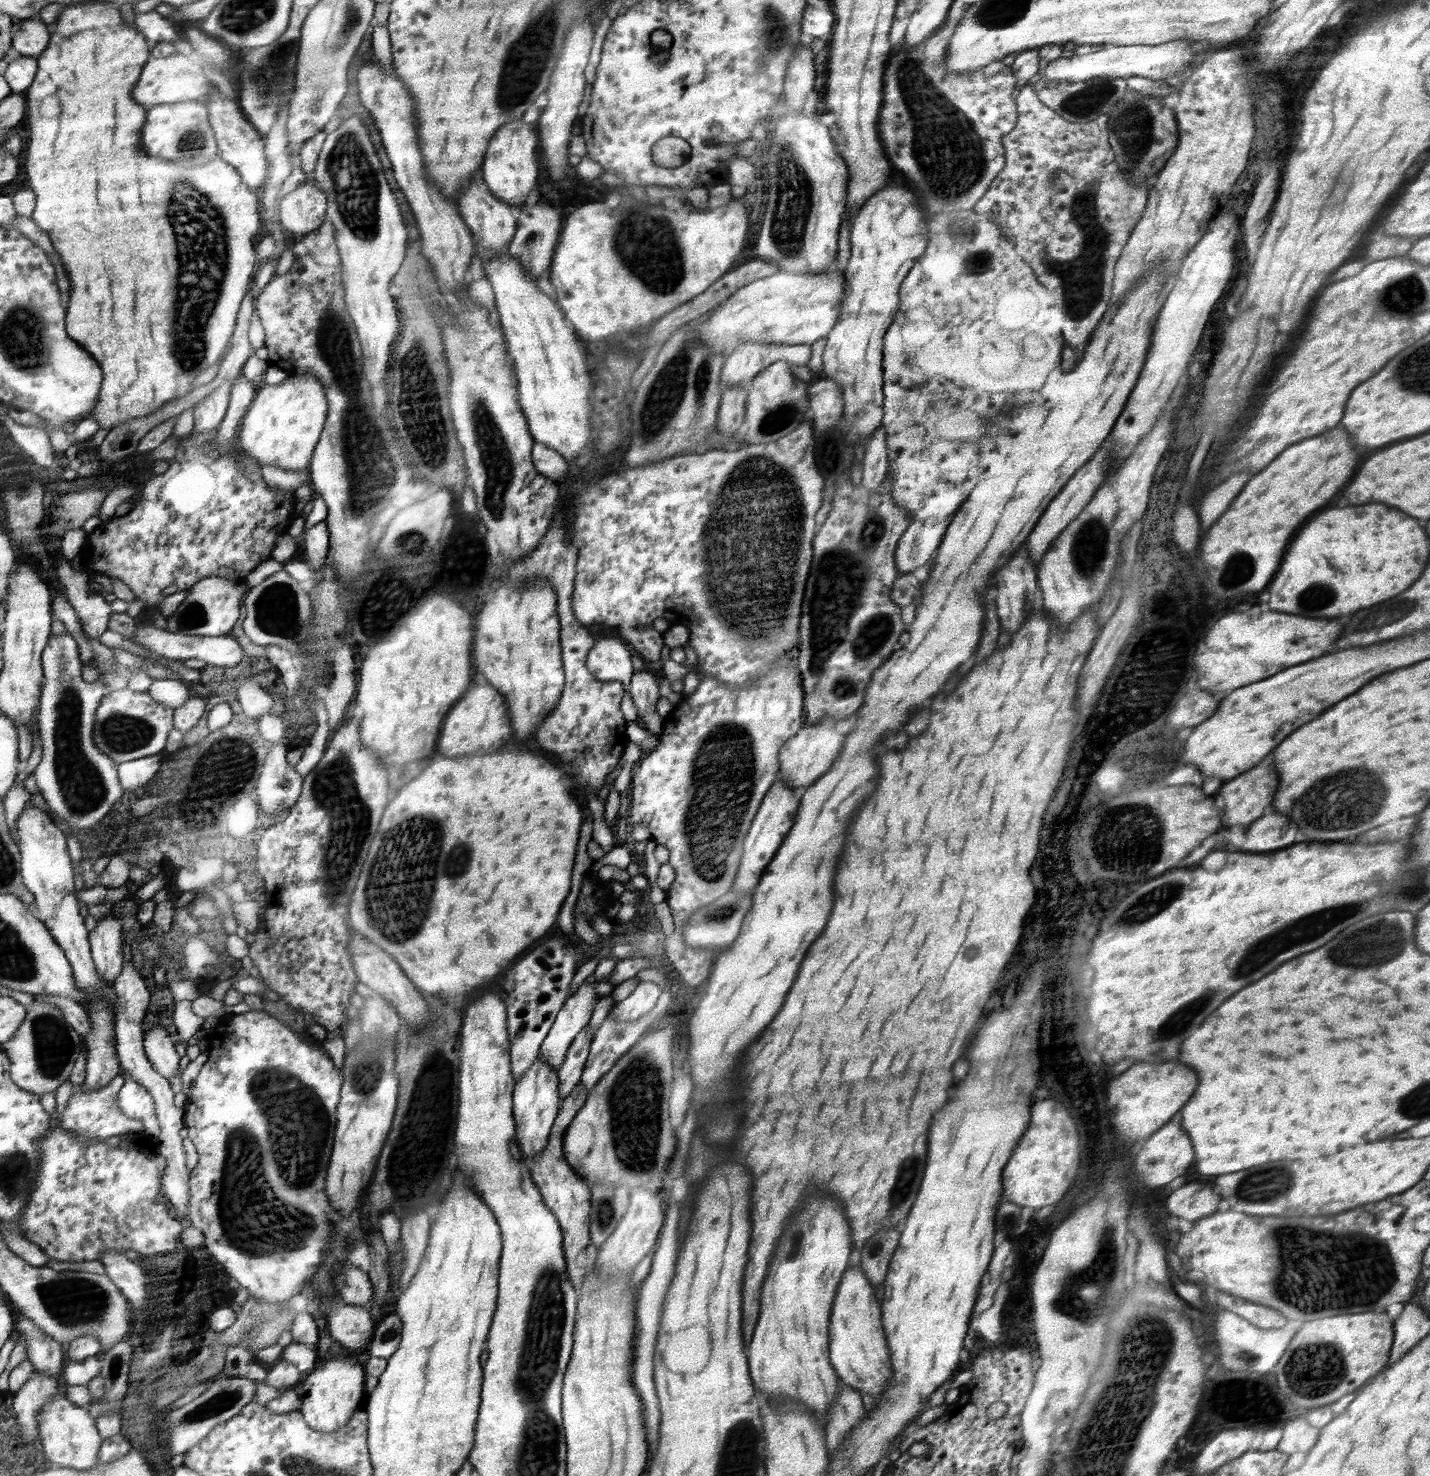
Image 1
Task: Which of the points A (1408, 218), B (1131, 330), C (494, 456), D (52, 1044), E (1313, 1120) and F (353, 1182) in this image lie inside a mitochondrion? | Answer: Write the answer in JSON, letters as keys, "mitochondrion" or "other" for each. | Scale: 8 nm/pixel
{"A":"other","B":"other","C":"mitochondrion","D":"mitochondrion","E":"other","F":"other"}

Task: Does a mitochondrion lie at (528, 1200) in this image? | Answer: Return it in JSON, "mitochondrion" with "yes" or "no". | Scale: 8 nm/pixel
{"mitochondrion":"no"}

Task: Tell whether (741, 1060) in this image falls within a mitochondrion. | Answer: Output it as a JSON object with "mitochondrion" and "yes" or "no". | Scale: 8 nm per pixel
{"mitochondrion":"no"}

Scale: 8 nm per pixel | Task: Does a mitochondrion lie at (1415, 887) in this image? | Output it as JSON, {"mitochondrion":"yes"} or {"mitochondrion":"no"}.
{"mitochondrion":"yes"}

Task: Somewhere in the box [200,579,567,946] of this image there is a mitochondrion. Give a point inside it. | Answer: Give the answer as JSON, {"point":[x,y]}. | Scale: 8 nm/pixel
{"point":[334,788]}

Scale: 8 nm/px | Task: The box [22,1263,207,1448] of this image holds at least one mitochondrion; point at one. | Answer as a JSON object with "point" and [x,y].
{"point":[83,1300]}

